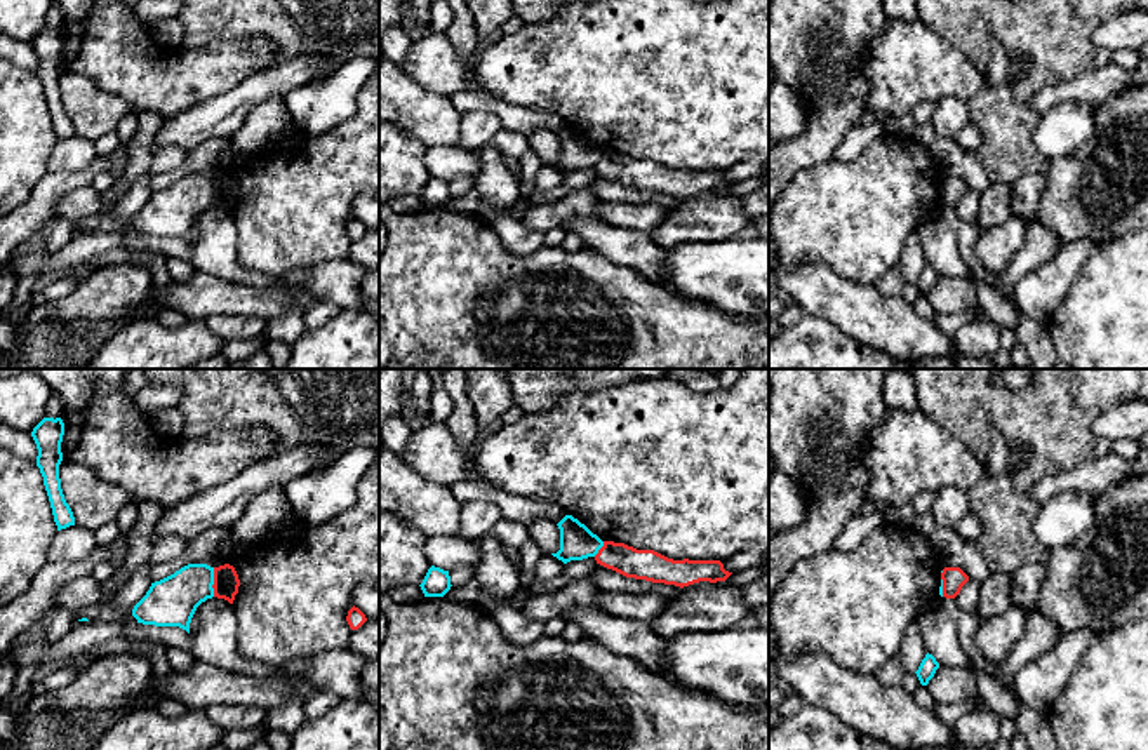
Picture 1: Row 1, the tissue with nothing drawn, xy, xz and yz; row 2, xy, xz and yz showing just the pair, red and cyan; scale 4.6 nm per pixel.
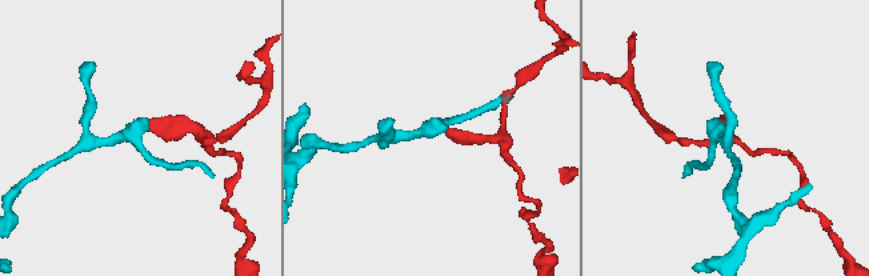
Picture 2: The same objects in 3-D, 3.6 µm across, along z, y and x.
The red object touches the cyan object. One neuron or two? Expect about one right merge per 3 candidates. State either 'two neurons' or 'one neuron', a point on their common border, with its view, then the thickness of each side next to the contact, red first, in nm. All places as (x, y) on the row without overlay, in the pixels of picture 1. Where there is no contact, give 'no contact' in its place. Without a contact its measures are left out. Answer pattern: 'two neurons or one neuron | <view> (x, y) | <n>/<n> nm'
one neuron | xy (214, 192) | 120/220 nm

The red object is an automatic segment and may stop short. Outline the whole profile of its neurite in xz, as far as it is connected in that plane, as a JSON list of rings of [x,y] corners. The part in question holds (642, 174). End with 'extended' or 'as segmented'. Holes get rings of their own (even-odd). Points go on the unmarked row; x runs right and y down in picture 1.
[[[572,125],[558,134],[560,160],[551,164],[564,174],[593,167],[597,174],[626,188],[645,190],[675,197],[689,197],[699,191],[725,191],[732,183],[720,171],[673,171],[654,160],[637,160],[624,153],[602,151]]] | extended

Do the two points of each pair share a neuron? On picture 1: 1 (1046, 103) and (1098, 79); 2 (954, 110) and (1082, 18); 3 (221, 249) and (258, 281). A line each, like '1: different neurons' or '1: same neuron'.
1: same neuron
2: different neurons
3: same neuron

